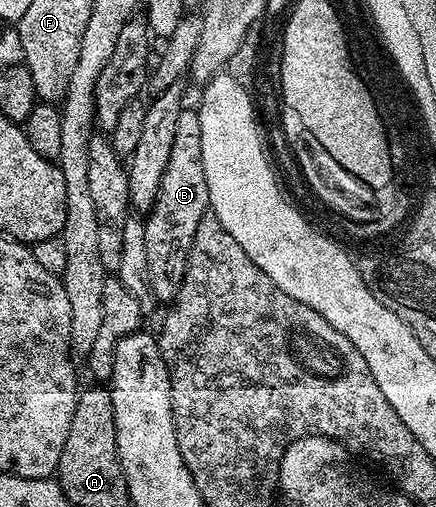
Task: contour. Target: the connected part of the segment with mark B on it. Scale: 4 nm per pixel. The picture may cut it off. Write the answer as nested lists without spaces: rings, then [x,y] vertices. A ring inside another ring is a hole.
[[[185,107],[176,124],[175,141],[171,157],[159,183],[158,197],[153,209],[144,218],[147,231],[147,271],[151,271],[149,285],[158,302],[172,303],[183,283],[191,243],[195,239],[195,227],[199,219],[210,212],[207,175],[203,171],[203,127],[196,108]]]

